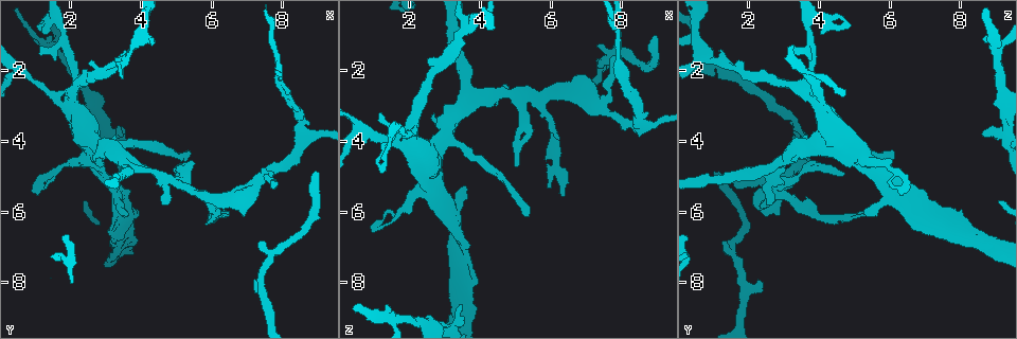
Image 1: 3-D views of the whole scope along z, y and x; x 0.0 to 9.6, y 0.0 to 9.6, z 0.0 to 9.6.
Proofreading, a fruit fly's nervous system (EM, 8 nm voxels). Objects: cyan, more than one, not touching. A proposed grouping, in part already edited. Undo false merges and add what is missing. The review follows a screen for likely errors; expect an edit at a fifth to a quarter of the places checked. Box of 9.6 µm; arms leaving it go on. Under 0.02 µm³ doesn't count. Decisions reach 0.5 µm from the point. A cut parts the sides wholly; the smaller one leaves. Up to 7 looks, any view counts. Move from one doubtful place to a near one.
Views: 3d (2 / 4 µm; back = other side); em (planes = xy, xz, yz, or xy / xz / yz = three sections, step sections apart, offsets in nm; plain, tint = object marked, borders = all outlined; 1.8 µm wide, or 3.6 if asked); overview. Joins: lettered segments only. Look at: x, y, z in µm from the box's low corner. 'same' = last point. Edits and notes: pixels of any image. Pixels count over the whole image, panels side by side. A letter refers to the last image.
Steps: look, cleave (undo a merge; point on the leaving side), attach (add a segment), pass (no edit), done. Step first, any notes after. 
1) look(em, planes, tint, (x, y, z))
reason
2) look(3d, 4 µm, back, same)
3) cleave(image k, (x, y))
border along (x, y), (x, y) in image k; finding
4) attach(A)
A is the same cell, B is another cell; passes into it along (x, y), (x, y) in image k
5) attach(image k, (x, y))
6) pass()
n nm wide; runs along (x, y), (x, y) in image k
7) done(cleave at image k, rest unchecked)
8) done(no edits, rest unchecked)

look(em, yz, step 16, borders, (7.25, 6.90, 1.25))
branch stops here

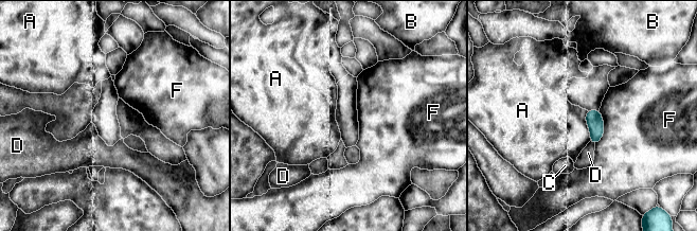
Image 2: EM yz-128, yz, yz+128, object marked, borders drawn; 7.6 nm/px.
pass()
A, B, C, D and F are other cells; border along (587, 111), (586, 123), (591, 140) in image 2; no lettered segment goes on from it

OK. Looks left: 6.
look(3d, 4 µm, (8.95, 4.85, 1.10))
an open end

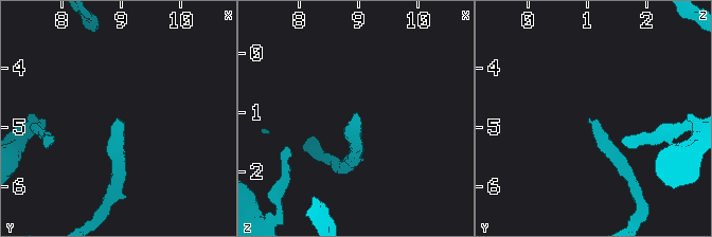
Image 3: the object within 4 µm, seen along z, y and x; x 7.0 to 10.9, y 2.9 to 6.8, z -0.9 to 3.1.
look(em, 3.6 µm, yz, step 16, tint, (8.95, 4.90, 1.05))

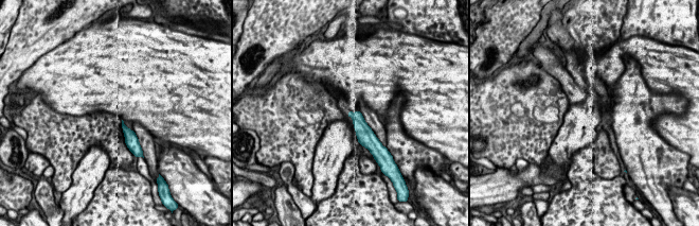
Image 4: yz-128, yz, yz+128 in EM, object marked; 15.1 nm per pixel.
look(em, 3.6 µm, planes, borders, same)

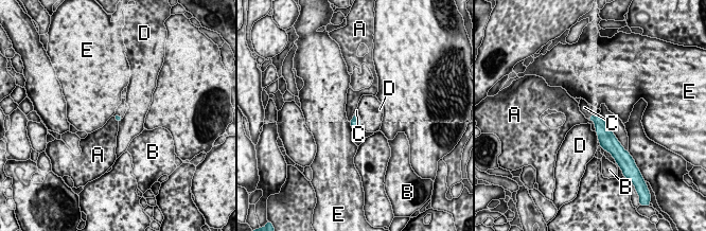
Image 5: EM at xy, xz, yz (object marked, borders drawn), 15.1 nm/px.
attach(C)
A touches over 190 nm; C is the same cell, A, B, D and E are other cells; it goes on there

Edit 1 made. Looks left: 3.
look(overview)

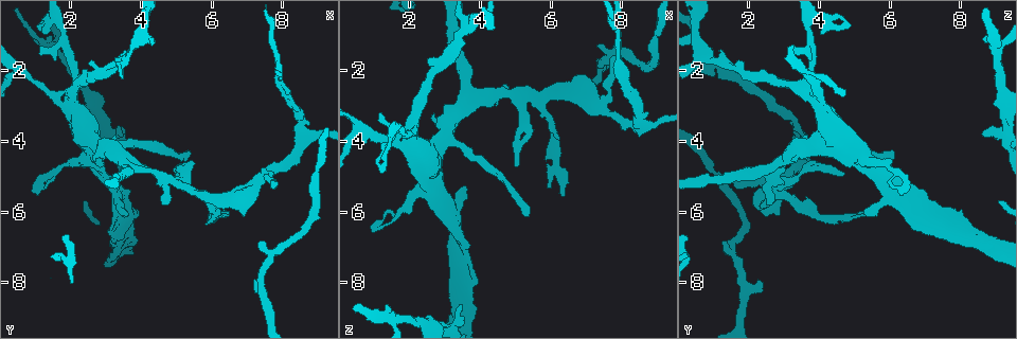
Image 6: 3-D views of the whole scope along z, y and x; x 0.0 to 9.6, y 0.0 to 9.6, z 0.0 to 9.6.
look(em, planes, tint, (7.95, 1.90, 0.90))
a fork

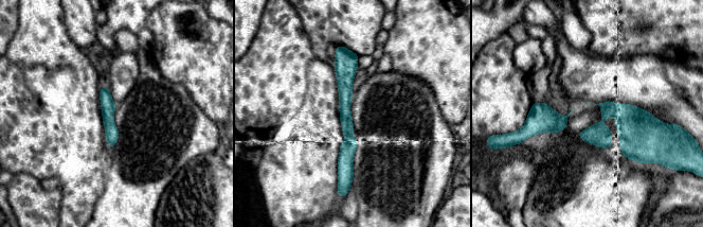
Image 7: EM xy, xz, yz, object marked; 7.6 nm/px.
look(em, planes, borders, same)
see the neighbours

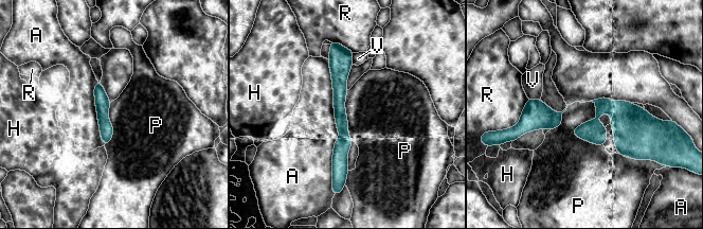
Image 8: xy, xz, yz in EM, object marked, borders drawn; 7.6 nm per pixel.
pass()
100 nm wide; A, H, P, R and V are other cells; continuous, no second neuron

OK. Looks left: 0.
done(attach at image 5, rest unchecked)

